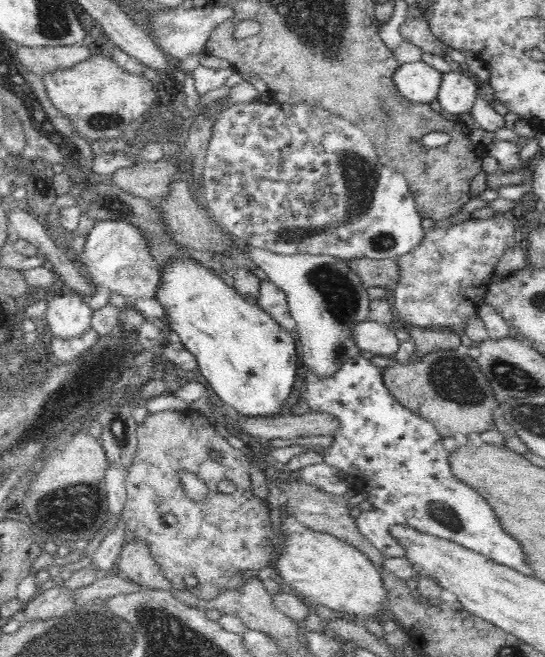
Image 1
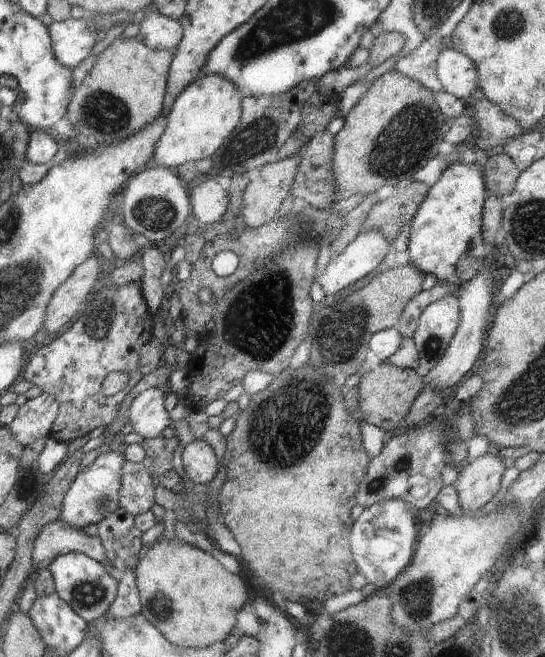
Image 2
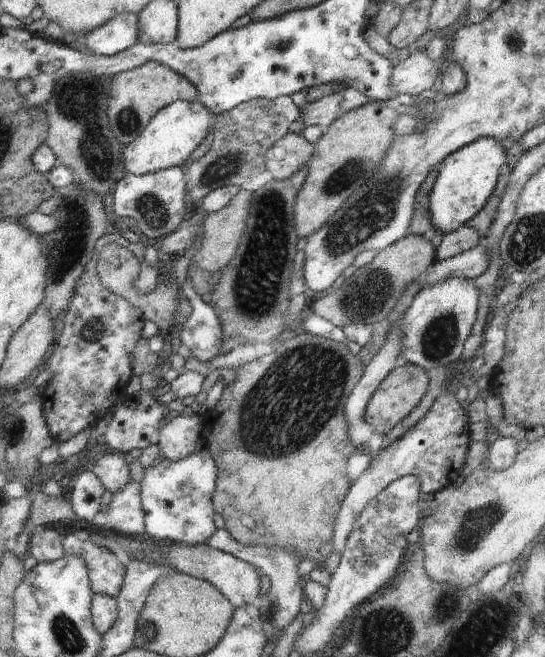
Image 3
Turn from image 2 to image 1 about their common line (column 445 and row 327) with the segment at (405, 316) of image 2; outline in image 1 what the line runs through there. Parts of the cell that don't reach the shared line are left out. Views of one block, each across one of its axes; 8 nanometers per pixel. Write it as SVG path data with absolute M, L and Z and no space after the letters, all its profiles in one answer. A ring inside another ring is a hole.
M262 281L259 288L257 306L272 319L280 323L292 336L296 336L297 324L289 313L286 293L271 281Z

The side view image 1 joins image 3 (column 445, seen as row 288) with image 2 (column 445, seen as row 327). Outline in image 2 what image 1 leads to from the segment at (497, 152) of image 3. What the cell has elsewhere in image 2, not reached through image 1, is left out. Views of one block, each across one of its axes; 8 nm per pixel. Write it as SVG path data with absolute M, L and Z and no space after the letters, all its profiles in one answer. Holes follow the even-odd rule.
M464 162L450 163L439 180L429 188L425 199L418 207L418 212L410 222L408 238L408 252L410 262L422 272L432 274L438 281L455 286L468 282L478 272L480 264L487 257L489 247L482 238L483 206L488 195L482 162L464 164Z

